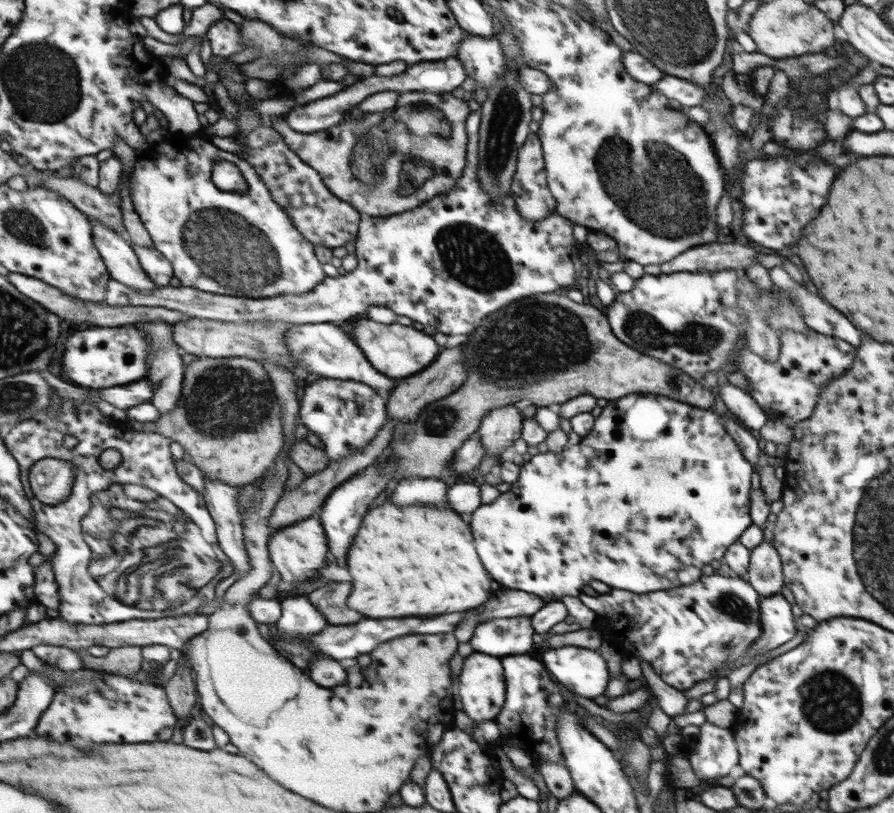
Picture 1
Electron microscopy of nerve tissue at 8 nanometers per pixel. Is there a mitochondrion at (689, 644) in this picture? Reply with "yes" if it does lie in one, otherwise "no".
no

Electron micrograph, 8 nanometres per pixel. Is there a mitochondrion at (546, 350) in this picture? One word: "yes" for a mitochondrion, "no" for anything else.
yes

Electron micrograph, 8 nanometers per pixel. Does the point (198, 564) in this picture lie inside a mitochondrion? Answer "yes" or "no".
yes

